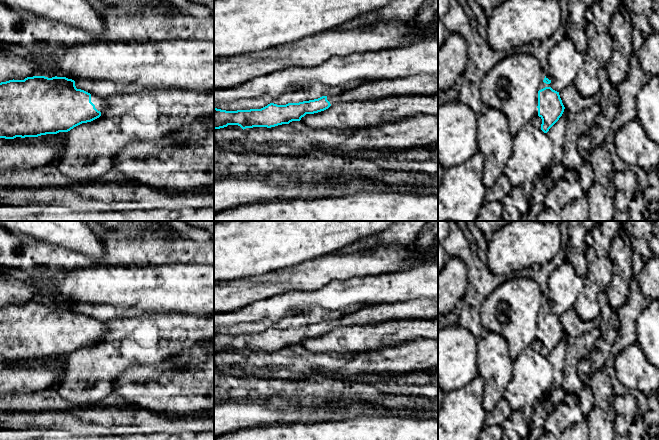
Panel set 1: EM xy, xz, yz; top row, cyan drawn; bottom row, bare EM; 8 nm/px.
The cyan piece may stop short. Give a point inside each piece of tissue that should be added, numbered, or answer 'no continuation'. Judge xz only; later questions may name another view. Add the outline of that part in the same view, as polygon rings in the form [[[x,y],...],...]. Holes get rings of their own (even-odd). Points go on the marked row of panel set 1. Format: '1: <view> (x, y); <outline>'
1: xz (424, 85); [[[438,75],[405,77],[399,80],[379,80],[367,82],[348,90],[339,96],[327,96],[331,106],[351,101],[378,100],[394,96],[438,95]]]

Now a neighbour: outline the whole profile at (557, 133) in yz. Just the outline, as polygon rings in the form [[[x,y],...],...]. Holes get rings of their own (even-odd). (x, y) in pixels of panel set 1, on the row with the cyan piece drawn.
[[[564,109],[562,116],[547,132],[547,135],[553,142],[554,158],[551,164],[545,170],[544,174],[552,177],[555,182],[558,181],[566,171],[562,163],[562,159],[563,159],[563,145],[567,133],[568,121],[569,121],[569,114],[567,110]]]

